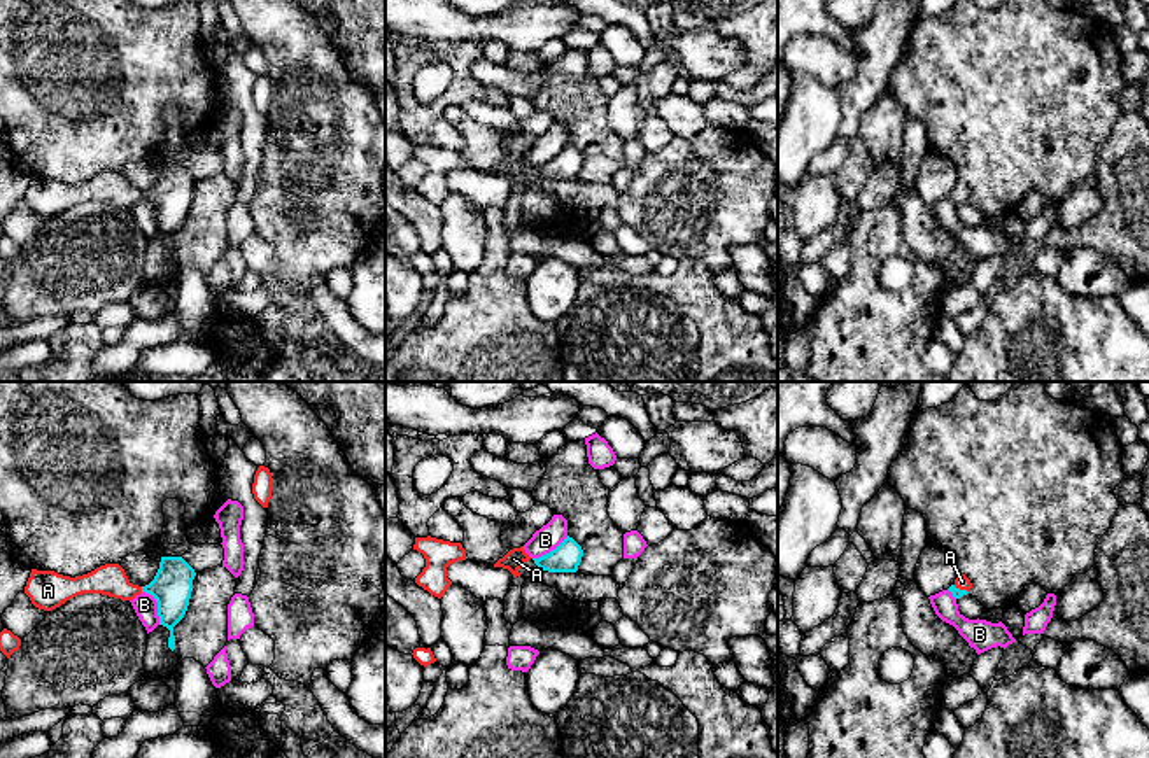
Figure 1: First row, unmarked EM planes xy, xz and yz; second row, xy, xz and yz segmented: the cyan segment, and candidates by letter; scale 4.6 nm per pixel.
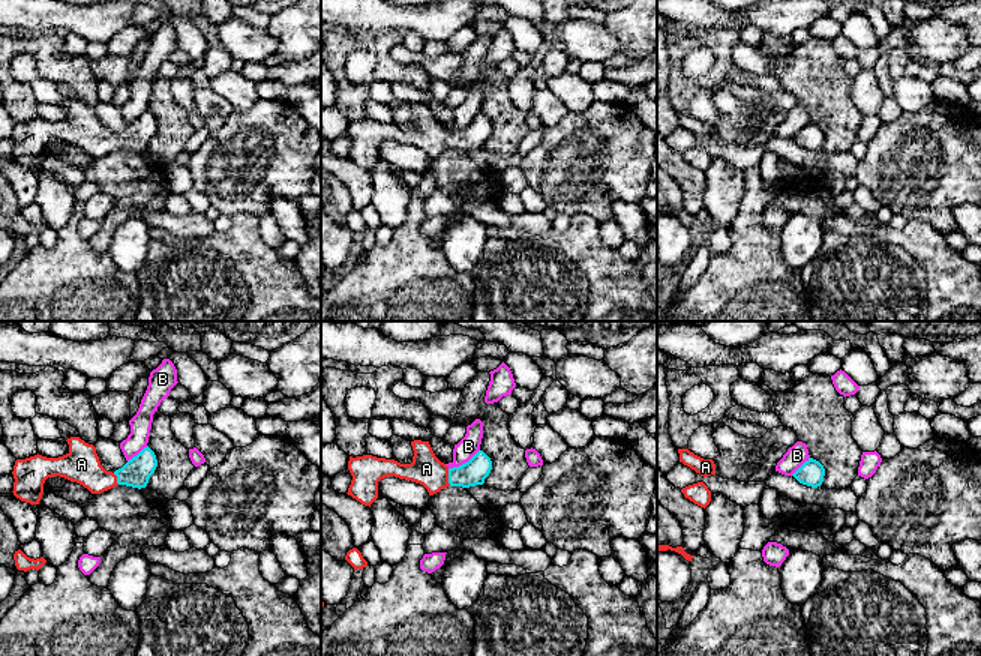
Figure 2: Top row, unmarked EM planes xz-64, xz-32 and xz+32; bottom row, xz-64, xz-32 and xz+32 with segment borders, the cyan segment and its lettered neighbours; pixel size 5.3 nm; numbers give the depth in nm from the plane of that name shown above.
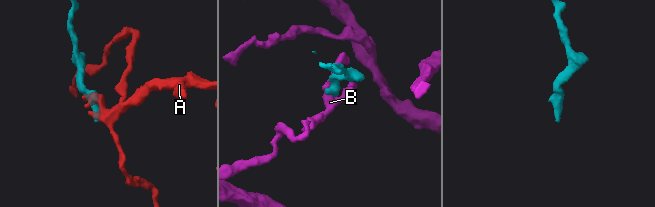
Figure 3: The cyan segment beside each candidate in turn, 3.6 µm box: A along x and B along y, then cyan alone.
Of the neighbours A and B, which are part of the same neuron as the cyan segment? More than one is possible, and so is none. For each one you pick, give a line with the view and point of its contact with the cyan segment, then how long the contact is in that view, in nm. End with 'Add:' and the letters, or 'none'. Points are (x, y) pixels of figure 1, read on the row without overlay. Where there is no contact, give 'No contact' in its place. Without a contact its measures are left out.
A: Touches cyan at xy (142, 196). Shared border 30 nm
Add: A

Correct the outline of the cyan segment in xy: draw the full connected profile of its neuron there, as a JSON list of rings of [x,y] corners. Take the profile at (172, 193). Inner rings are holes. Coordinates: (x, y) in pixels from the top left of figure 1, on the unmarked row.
[[[161,165],[154,187],[145,194],[133,193],[119,172],[105,172],[75,186],[32,177],[25,201],[35,215],[53,219],[82,201],[133,208],[145,200],[158,210],[159,233],[170,238],[168,256],[173,259],[173,235],[187,219],[194,184],[194,177],[182,165]]]

